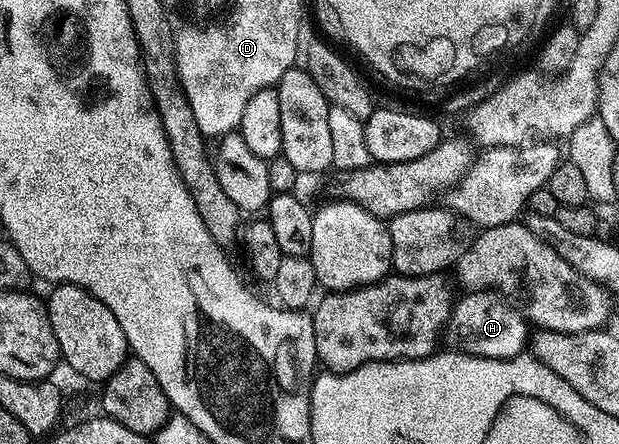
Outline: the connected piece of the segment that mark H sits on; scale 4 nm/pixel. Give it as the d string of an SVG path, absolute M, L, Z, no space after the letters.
M472 289L455 302L452 310L452 321L450 324L450 335L456 338L455 346L466 355L477 355L487 359L513 359L515 355L521 354L529 346L530 331L528 335L529 320L525 312L520 311L512 303L507 303L505 296L496 289Z

